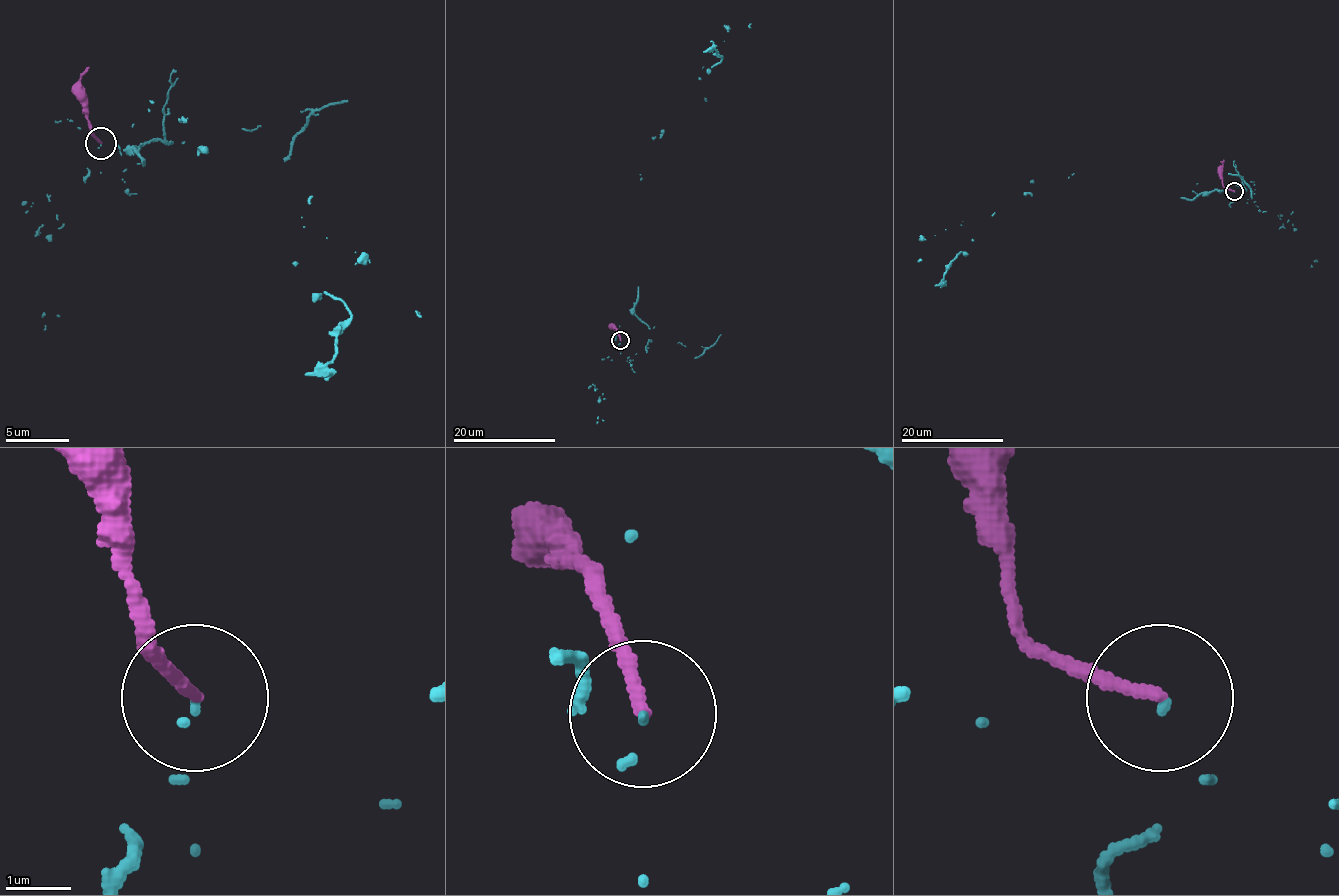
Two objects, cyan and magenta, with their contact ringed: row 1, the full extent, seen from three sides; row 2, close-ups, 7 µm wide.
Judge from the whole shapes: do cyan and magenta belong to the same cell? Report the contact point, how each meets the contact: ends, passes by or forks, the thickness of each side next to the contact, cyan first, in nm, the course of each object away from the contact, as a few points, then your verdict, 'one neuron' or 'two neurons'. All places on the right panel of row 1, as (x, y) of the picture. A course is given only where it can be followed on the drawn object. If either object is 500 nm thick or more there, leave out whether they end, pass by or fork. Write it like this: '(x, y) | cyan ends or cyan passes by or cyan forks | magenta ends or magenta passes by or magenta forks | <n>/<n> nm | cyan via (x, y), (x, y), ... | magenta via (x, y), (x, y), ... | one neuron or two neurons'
(1234, 191) | cyan ends | magenta ends | 40/170 nm | cyan via (1234, 191), (1074, 173), (1235, 167), (1248, 199), (1261, 210), (1293, 223), (1312, 267) | magenta via (1234, 191), (1226, 188), (1222, 182), (1223, 160) | two neurons

